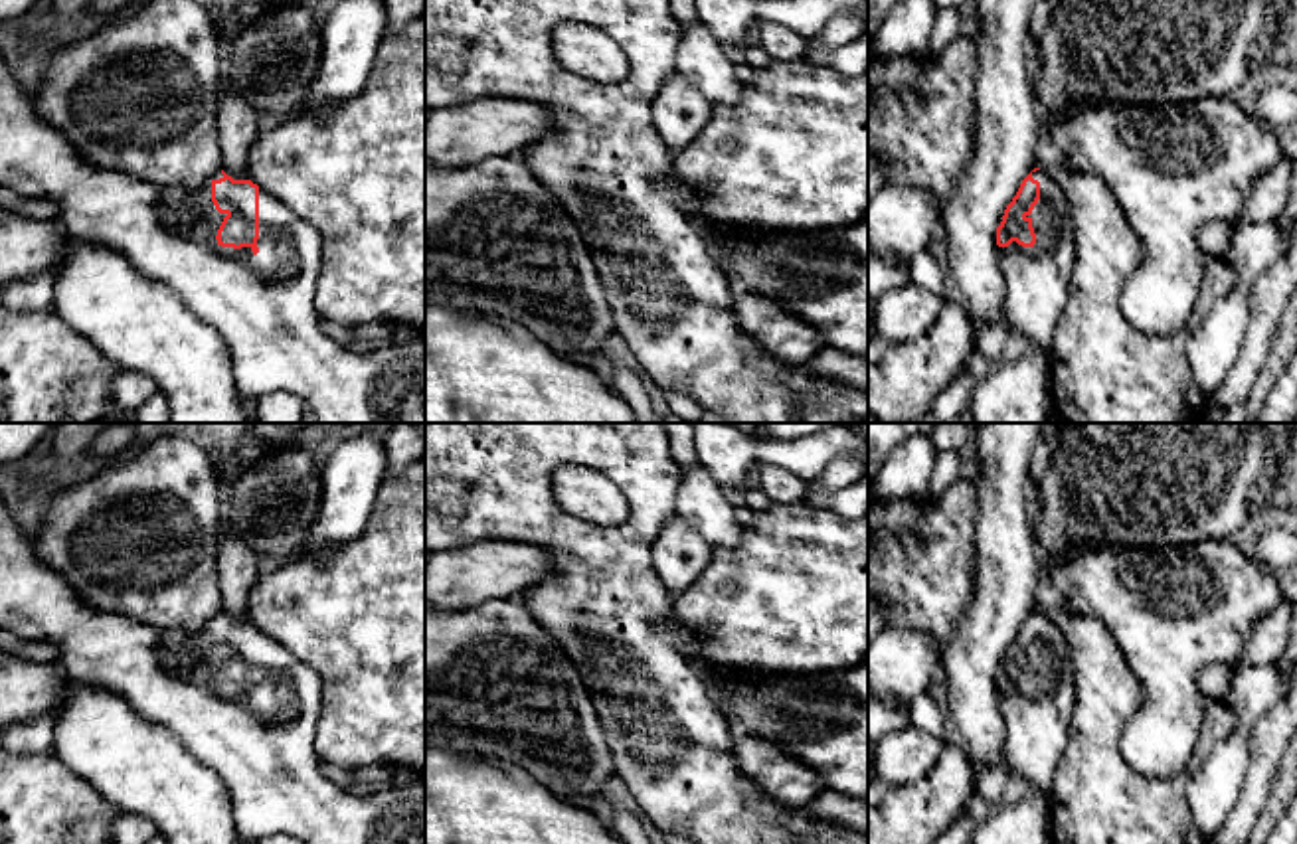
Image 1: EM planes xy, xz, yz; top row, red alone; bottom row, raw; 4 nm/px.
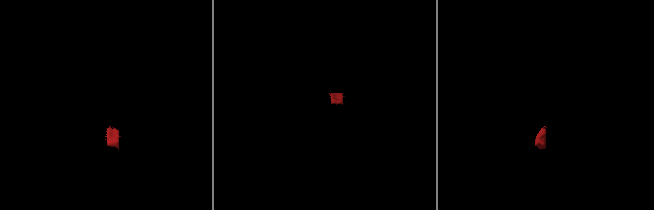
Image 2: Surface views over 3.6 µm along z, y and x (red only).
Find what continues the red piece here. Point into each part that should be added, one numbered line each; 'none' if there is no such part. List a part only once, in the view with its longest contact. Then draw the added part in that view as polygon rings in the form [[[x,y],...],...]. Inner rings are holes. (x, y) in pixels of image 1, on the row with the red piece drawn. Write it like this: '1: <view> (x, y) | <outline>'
1: xy (263, 305) | [[[0,53],[0,186],[12,188],[16,194],[26,198],[55,202],[61,210],[59,225],[71,237],[119,251],[146,279],[172,289],[206,324],[217,330],[225,340],[231,354],[233,378],[239,395],[259,399],[267,391],[295,393],[304,401],[306,407],[314,411],[318,423],[425,423],[425,332],[419,332],[405,344],[386,342],[368,350],[348,348],[330,340],[318,326],[320,316],[316,310],[316,283],[322,265],[322,237],[318,229],[291,211],[285,204],[259,190],[259,253],[255,255],[251,247],[221,247],[216,239],[219,229],[219,211],[212,202],[212,182],[219,178],[223,178],[221,172],[214,174],[202,188],[156,186],[119,170],[101,170],[99,166],[89,164],[83,156],[77,154],[77,150],[59,130],[55,130],[36,113],[34,99],[20,89],[12,75],[10,63]]]

